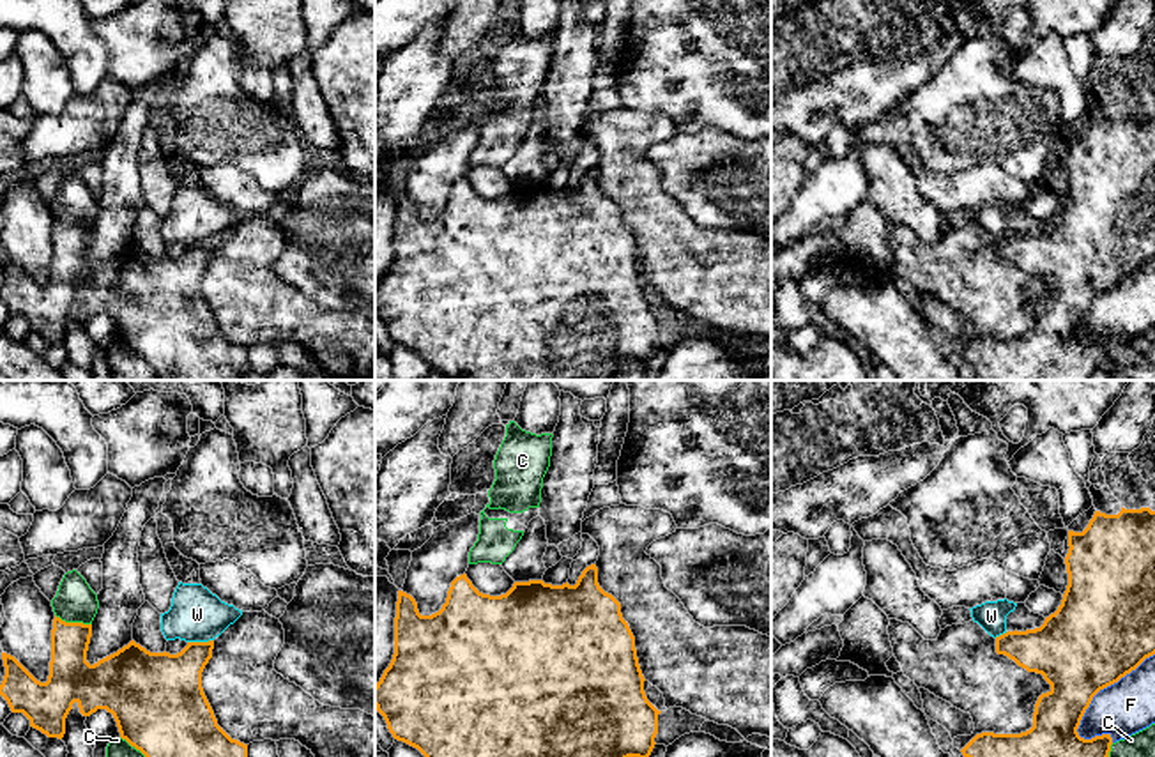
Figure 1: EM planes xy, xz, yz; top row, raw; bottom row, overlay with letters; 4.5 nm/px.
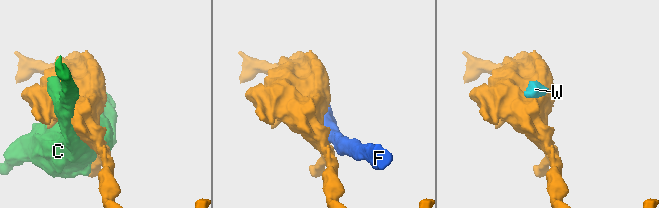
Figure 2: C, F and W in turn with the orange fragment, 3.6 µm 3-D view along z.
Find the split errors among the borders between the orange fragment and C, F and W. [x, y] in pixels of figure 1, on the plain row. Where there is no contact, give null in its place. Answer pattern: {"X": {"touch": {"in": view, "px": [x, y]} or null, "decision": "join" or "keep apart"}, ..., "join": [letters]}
{"C": {"touch": {"in": "xy", "px": [73, 227]}, "decision": "keep apart"}, "F": {"touch": {"in": "yz", "px": [1102, 292]}, "decision": "keep apart"}, "W": {"touch": {"in": "xy", "px": [200, 246]}, "decision": "keep apart"}, "join": []}

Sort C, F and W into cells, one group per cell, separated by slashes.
C / F / W

